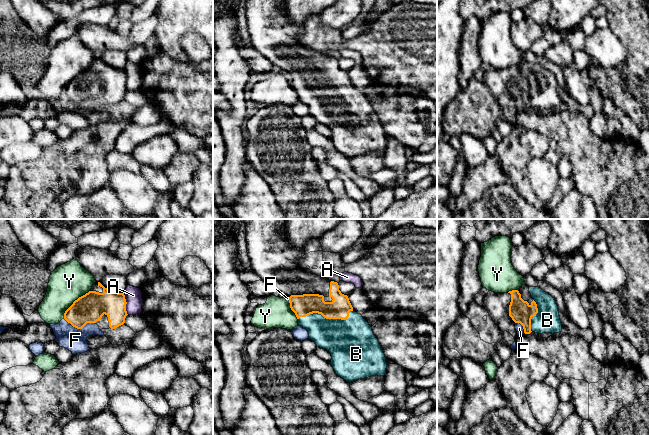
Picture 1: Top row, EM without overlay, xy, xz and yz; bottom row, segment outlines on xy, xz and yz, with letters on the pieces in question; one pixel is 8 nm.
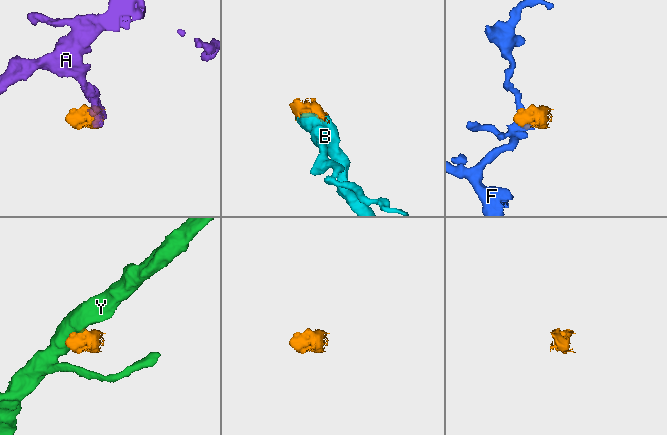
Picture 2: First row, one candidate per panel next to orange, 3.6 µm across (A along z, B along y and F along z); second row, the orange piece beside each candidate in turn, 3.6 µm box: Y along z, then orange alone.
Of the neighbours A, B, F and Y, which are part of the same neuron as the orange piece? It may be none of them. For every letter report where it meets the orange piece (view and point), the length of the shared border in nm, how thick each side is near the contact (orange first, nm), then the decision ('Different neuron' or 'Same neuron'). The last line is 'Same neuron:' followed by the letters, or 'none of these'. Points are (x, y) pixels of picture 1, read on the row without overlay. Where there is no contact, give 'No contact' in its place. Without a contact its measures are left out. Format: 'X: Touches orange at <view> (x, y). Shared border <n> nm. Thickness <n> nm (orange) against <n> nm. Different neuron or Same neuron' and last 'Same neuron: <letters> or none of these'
A: Touches orange at xy (126, 79). Shared border 180 nm. Thickness 200 nm (orange) against 140 nm. Different neuron
B: Touches orange at xz (326, 94). Shared border 440 nm. Thickness 180 nm (orange) against 340 nm. Same neuron
F: Touches orange at xy (80, 104). Shared border 260 nm. Thickness 240 nm (orange) against 190 nm. Different neuron
Y: Touches orange at xy (73, 78). Shared border 320 nm. Thickness 240 nm (orange) against 300 nm. Different neuron
Same neuron: B

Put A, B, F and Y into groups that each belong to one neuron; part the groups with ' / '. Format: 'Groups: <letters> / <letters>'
Groups: A / B / F / Y

